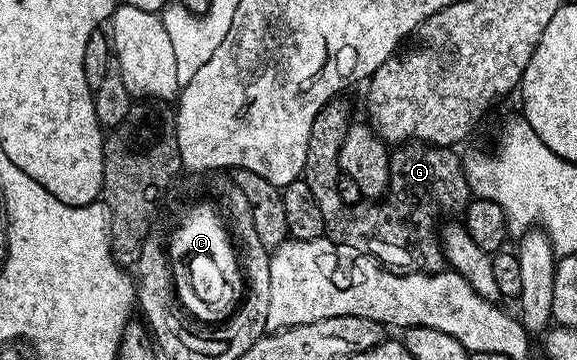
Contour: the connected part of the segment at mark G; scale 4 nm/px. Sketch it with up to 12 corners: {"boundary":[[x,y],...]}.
{"boundary":[[346,97],[313,120],[301,181],[326,237],[399,272],[444,269],[442,214],[473,198],[446,146],[390,151],[387,193],[345,204]]}

